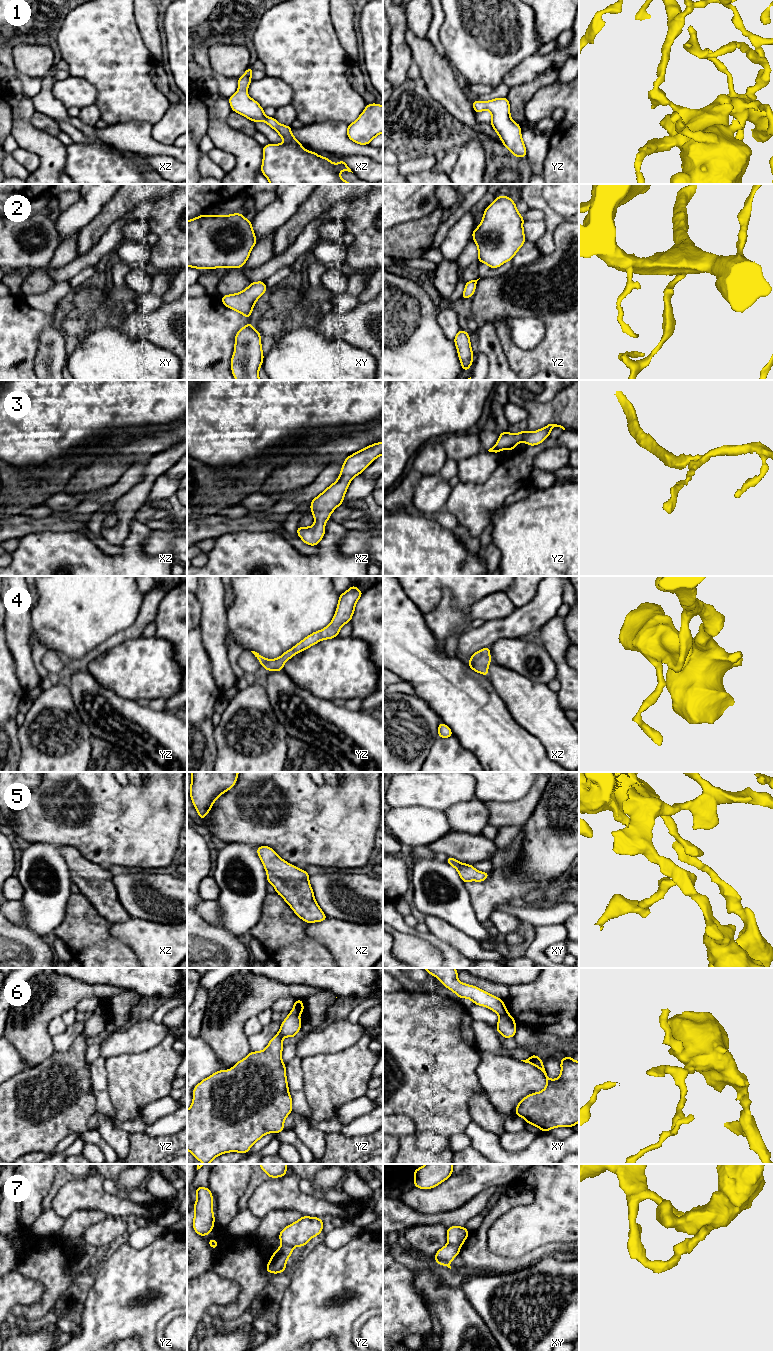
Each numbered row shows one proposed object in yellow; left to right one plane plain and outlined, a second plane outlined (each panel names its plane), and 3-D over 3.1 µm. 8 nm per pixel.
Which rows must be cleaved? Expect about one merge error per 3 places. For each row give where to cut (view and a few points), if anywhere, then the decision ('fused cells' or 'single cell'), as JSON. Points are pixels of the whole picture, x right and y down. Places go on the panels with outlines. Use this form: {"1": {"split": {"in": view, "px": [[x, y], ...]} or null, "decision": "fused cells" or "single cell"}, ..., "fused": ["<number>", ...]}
{"1": {"split": null, "decision": "single cell"}, "2": {"split": null, "decision": "single cell"}, "3": {"split": null, "decision": "single cell"}, "4": {"split": null, "decision": "single cell"}, "5": {"split": null, "decision": "single cell"}, "6": {"split": {"in": "yz", "px": [[291, 1011], [298, 1015]]}, "decision": "fused cells"}, "7": {"split": {"in": "xy", "px": [[448, 1243], [459, 1247]]}, "decision": "fused cells"}, "fused": ["6", "7"]}

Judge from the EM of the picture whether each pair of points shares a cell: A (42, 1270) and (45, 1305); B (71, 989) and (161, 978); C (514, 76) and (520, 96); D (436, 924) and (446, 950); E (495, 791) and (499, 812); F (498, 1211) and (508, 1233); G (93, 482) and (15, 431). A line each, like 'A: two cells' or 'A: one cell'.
A: one cell
B: two cells
C: two cells
D: two cells
E: two cells
F: two cells
G: two cells

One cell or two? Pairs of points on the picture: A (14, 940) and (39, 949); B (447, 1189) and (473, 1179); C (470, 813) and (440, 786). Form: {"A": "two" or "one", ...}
{"A": "one", "B": "one", "C": "two"}

